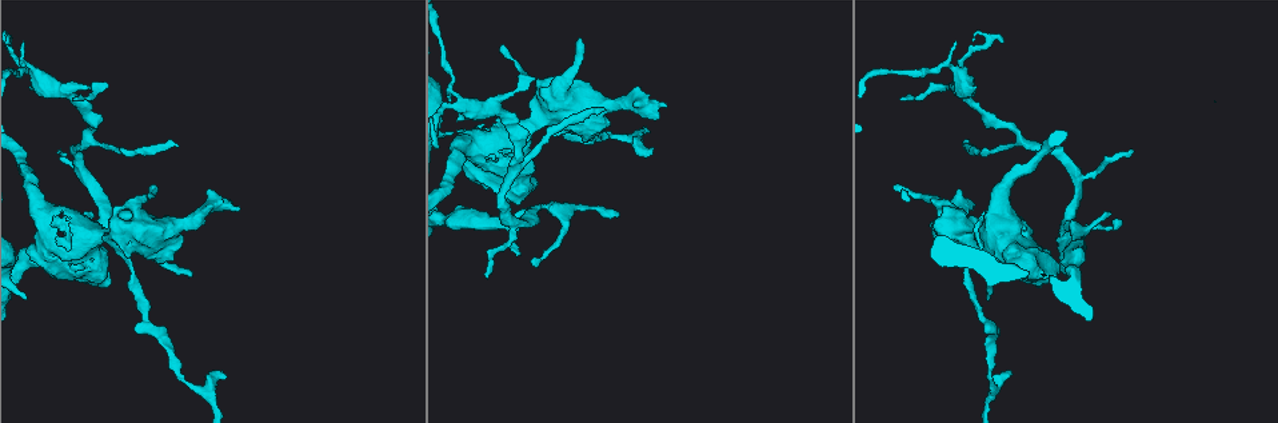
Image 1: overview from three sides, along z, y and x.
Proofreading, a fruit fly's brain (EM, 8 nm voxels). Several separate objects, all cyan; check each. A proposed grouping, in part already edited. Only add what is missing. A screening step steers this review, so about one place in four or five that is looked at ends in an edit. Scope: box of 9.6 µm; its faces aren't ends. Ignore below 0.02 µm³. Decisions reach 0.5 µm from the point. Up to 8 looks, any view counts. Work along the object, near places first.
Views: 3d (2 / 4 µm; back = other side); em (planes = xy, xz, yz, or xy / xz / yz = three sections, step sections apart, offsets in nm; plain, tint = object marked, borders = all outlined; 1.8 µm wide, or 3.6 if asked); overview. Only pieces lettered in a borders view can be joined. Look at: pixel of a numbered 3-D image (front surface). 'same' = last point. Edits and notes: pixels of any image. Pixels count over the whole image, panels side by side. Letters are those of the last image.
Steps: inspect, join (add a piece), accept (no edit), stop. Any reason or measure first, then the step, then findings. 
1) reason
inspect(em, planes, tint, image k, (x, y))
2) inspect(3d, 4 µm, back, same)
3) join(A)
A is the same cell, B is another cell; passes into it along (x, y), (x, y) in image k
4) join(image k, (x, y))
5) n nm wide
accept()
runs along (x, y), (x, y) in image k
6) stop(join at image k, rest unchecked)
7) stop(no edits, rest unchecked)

free end
inspect(3d, 4 µm, image 1, (1108, 215))

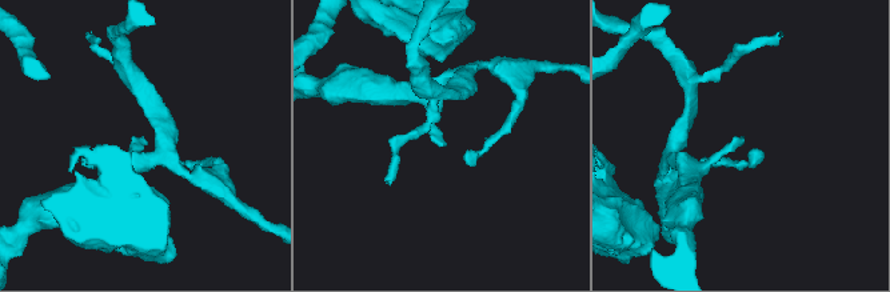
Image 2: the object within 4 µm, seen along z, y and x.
shape alone is not enough
inspect(em, planes, borders, image 2, (446, 144))

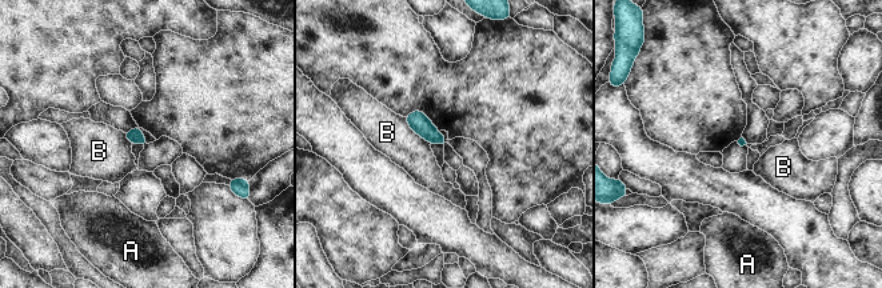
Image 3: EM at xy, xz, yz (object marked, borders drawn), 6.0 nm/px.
B touches over 220 nm
accept()
A and B are other cells; border along (404, 118), (406, 123), (430, 143) in image 3; none of them fits

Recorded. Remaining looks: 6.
thin end
inspect(3d, 4 µm, back, image 1, (487, 276))

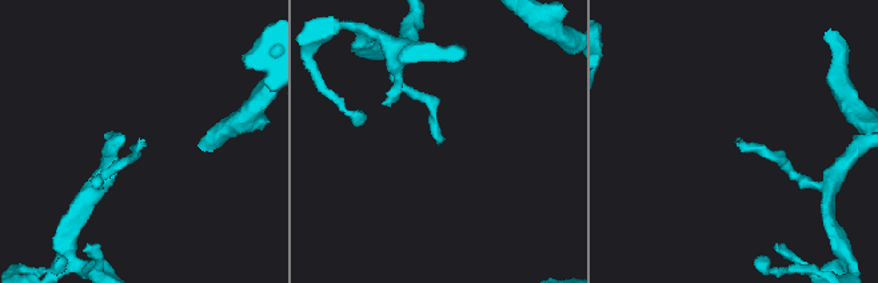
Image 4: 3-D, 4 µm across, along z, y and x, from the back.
shape alone is not enough
inspect(em, planes, tint, image 4, (440, 140))

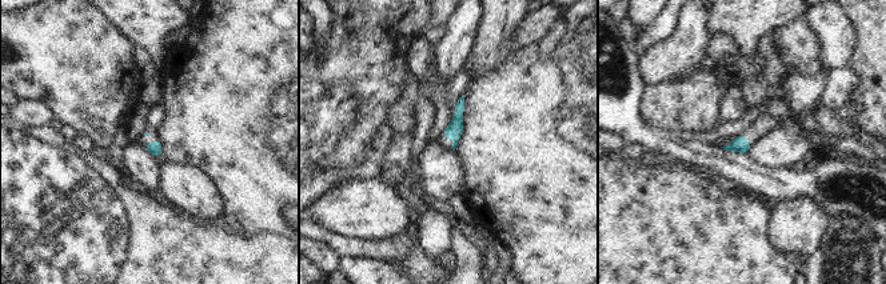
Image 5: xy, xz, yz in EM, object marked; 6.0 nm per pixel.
what lies round it
inspect(em, planes, borders, same)

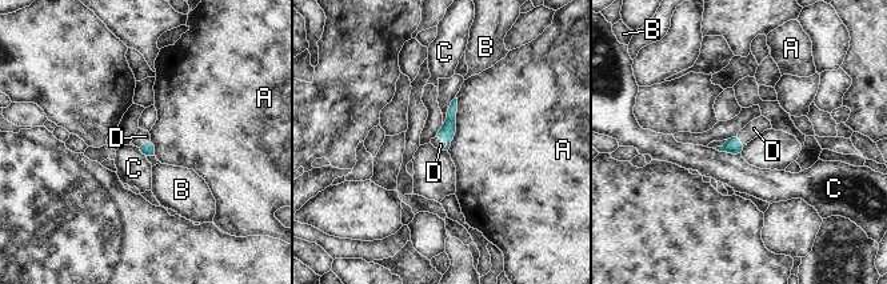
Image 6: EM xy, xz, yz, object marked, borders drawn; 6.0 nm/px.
join(D)
D is the same cell, A, B and C are other cells; passes into it along (448, 130), (444, 139), (440, 144) in image 6; the neuron continues

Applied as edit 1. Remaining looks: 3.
inspect(overview)

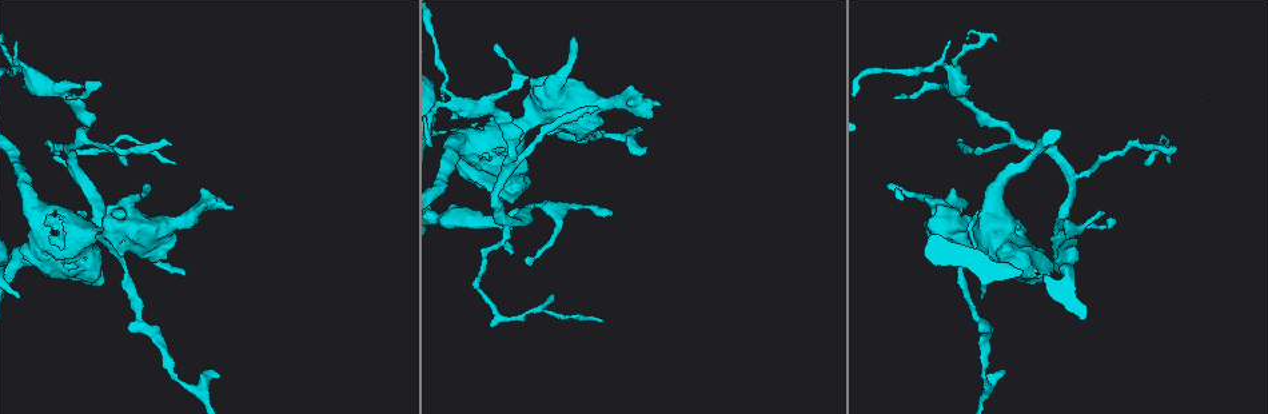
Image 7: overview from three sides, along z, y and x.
tapers out
inspect(em, planes, borders, image 7, (170, 145))

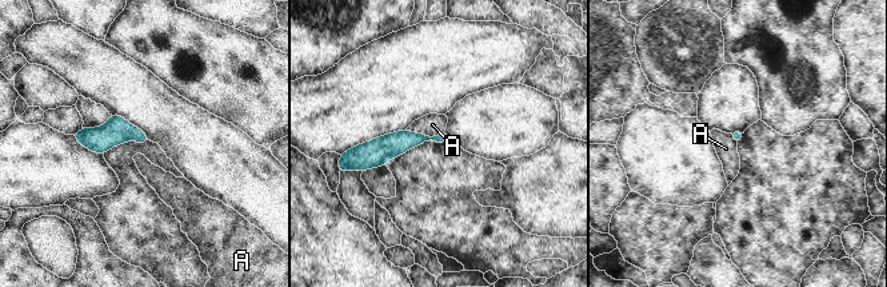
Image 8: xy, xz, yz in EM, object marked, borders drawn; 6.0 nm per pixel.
A touches over 220 nm
accept()
A is another cell; runs along (443, 138), (360, 154) in image 8; none of them fits

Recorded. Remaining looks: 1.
stop(join at image 6, rest unchecked)

